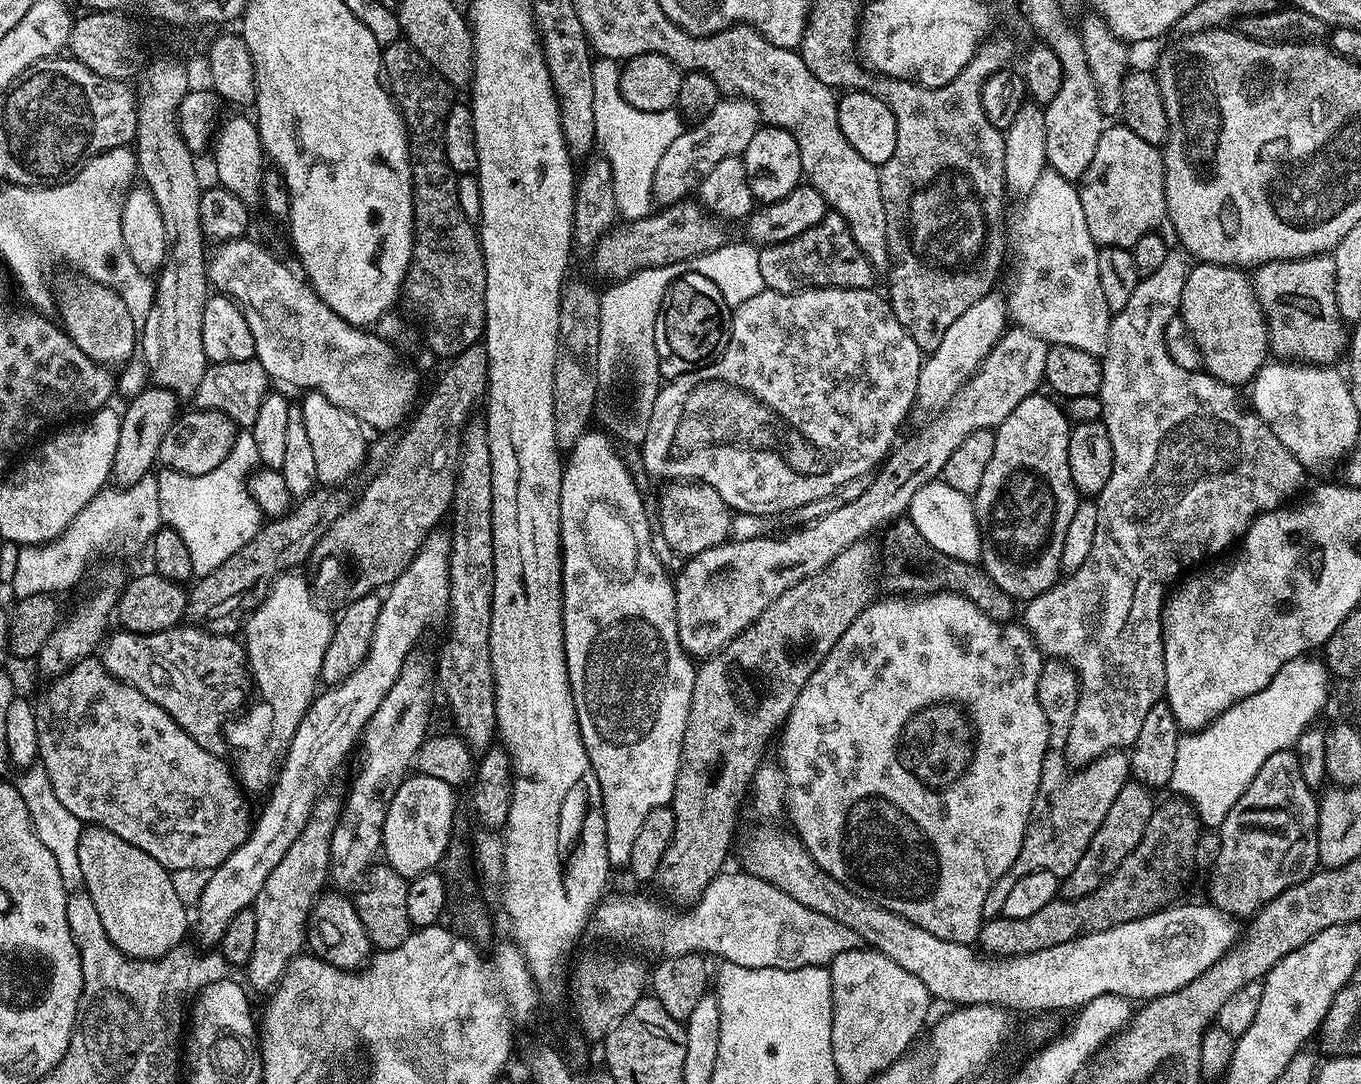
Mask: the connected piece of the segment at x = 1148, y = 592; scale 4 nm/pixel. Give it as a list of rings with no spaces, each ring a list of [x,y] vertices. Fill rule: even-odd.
[[[1172,250],[1158,270],[1137,279],[1134,294],[1130,294],[1126,306],[1111,317],[1104,351],[1098,356],[1098,401],[1104,411],[1102,421],[1109,434],[1110,446],[1113,447],[1113,472],[1105,488],[1094,500],[1098,506],[1098,530],[1094,530],[1094,542],[1086,554],[1086,560],[1055,584],[1064,586],[1064,580],[1070,582],[1070,578],[1082,574],[1082,566],[1088,566],[1090,582],[1086,578],[1086,586],[1072,586],[1074,598],[1064,598],[1064,608],[1068,608],[1066,604],[1078,604],[1078,610],[1088,610],[1088,606],[1092,606],[1092,582],[1096,582],[1100,570],[1128,580],[1140,580],[1144,576],[1144,584],[1138,586],[1142,590],[1136,590],[1136,600],[1140,602],[1136,602],[1130,620],[1122,620],[1122,636],[1126,638],[1124,646],[1128,646],[1128,650],[1122,648],[1122,662],[1128,662],[1126,674],[1138,670],[1142,676],[1140,680],[1144,682],[1138,682],[1136,688],[1128,688],[1126,680],[1088,682],[1088,686],[1094,686],[1086,686],[1075,697],[1076,709],[1072,712],[1072,721],[1064,736],[1064,756],[1076,770],[1088,767],[1108,752],[1131,746],[1138,738],[1138,730],[1142,730],[1146,714],[1150,714],[1150,706],[1161,703],[1166,666],[1160,614],[1169,587],[1168,568],[1180,572],[1207,556],[1216,556],[1228,547],[1231,549],[1256,517],[1263,512],[1273,512],[1275,508],[1291,501],[1295,497],[1292,495],[1304,484],[1306,469],[1300,459],[1288,452],[1286,445],[1272,433],[1271,426],[1265,420],[1251,411],[1240,412],[1236,396],[1232,393],[1235,392],[1233,385],[1223,384],[1202,370],[1182,370],[1182,366],[1170,358],[1164,331],[1170,321],[1177,319],[1189,267],[1189,257],[1183,251]]]

